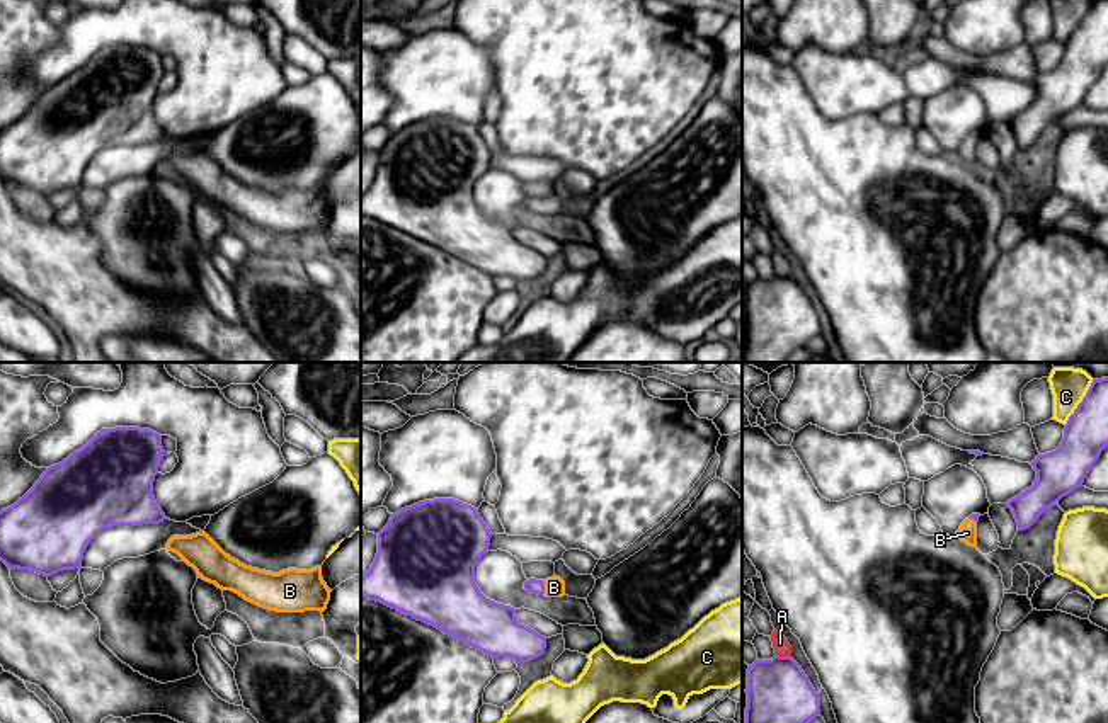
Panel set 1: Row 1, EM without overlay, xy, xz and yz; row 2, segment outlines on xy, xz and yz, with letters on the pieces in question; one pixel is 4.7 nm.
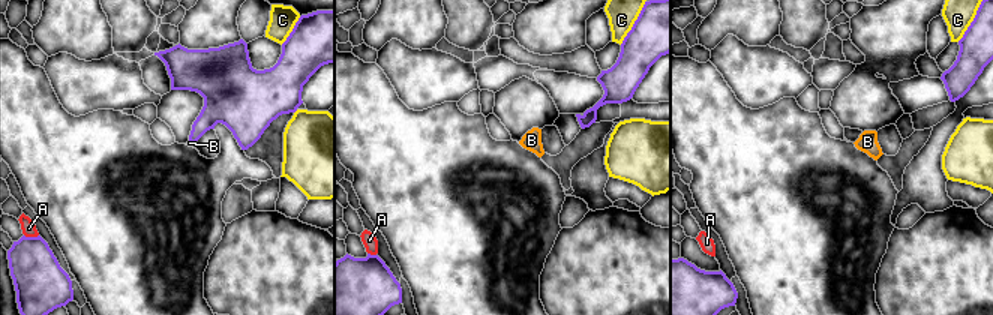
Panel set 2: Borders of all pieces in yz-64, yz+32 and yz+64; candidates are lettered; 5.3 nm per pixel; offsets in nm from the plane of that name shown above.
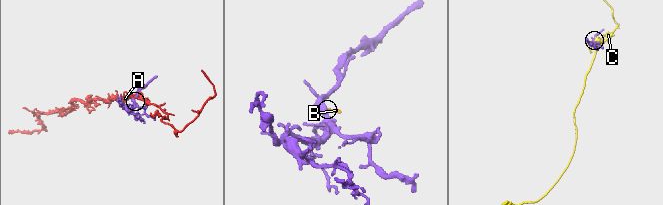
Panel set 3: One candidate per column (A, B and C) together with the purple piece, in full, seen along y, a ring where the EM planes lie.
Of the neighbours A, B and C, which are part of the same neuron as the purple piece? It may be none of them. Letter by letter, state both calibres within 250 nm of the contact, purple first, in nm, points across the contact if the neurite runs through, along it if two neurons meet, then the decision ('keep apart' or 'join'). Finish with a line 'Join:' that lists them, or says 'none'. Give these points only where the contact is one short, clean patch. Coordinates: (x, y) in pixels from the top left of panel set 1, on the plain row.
A: 320/80 nm | keep apart
B: 70/100 nm | across xz (533, 204), (543, 206), (554, 206) | join
C: 200/140 nm | keep apart
Join: B

